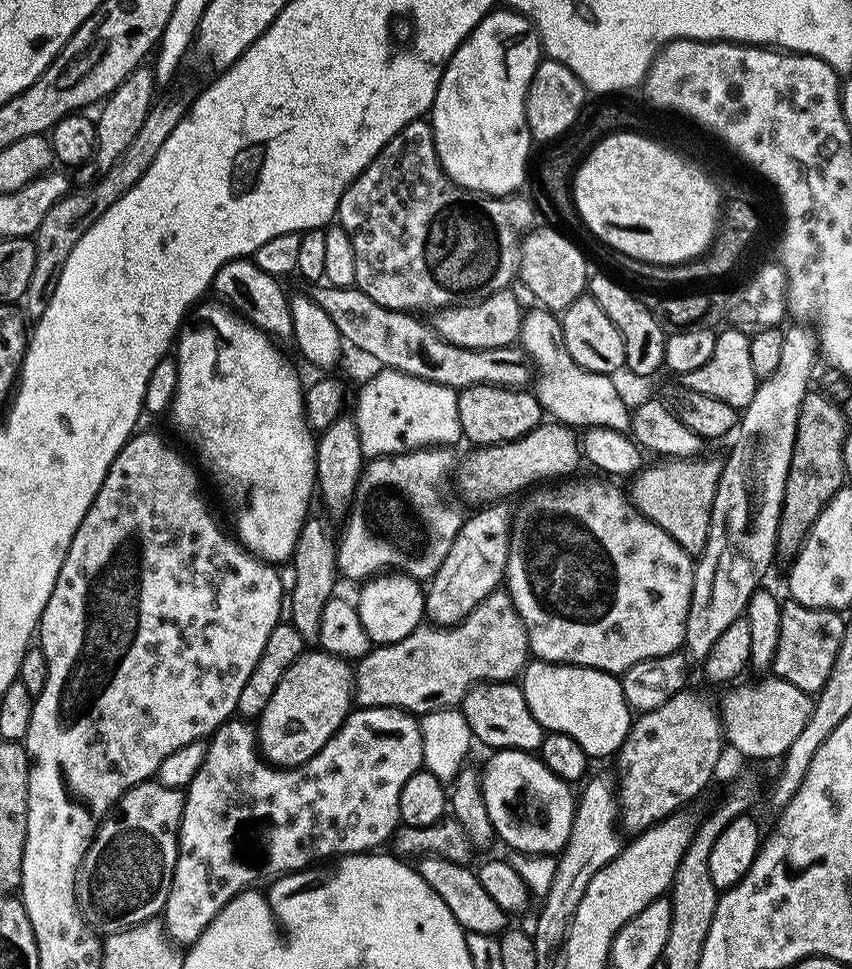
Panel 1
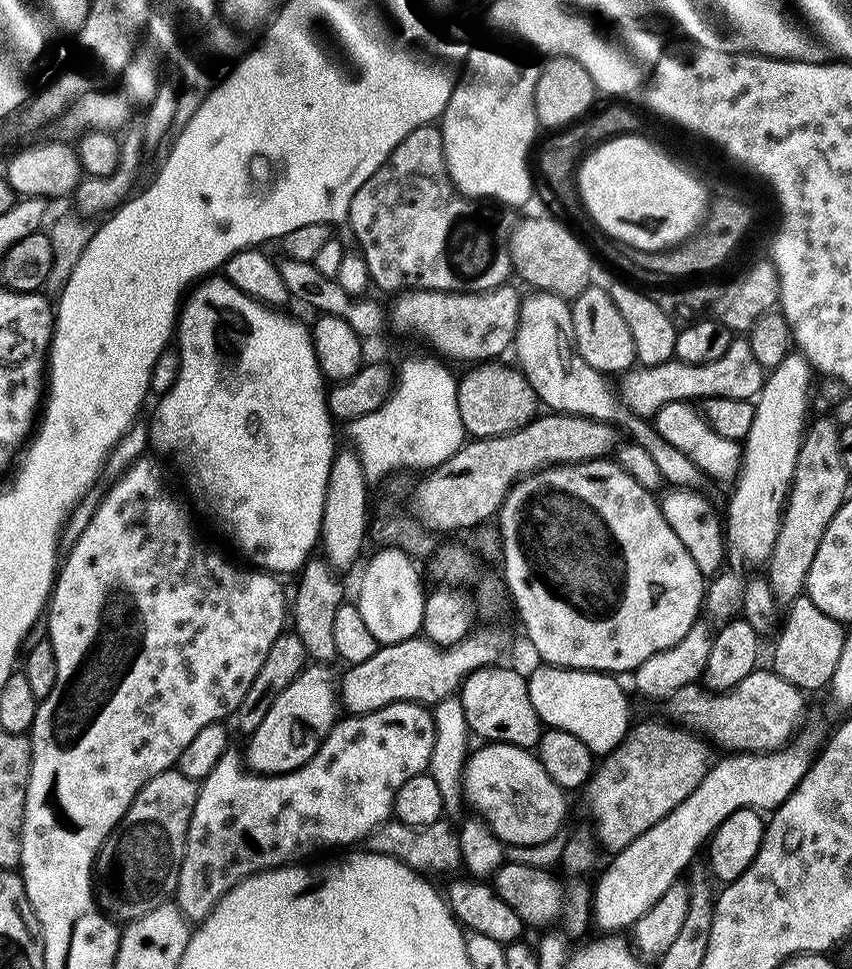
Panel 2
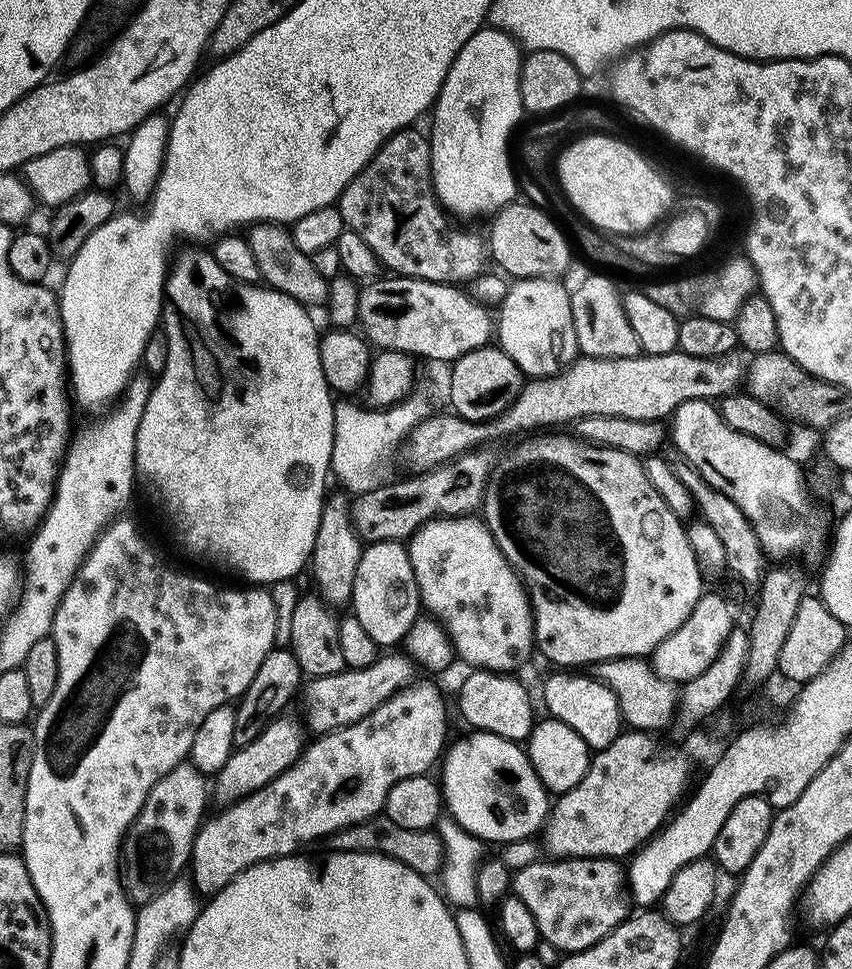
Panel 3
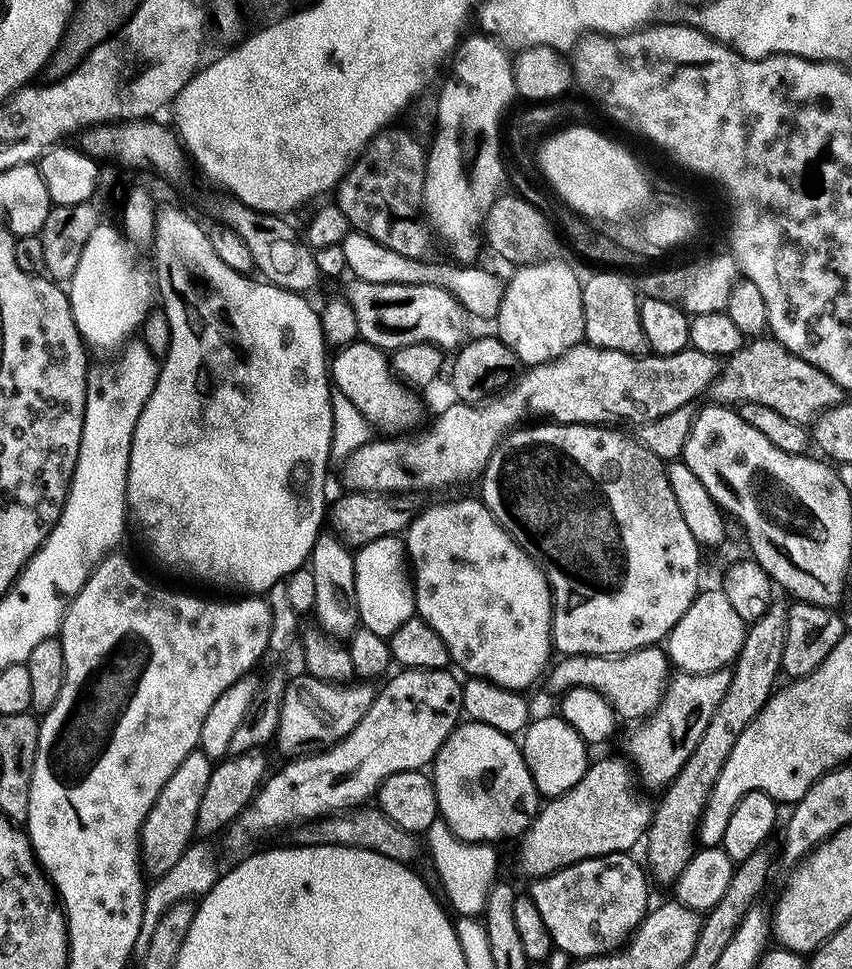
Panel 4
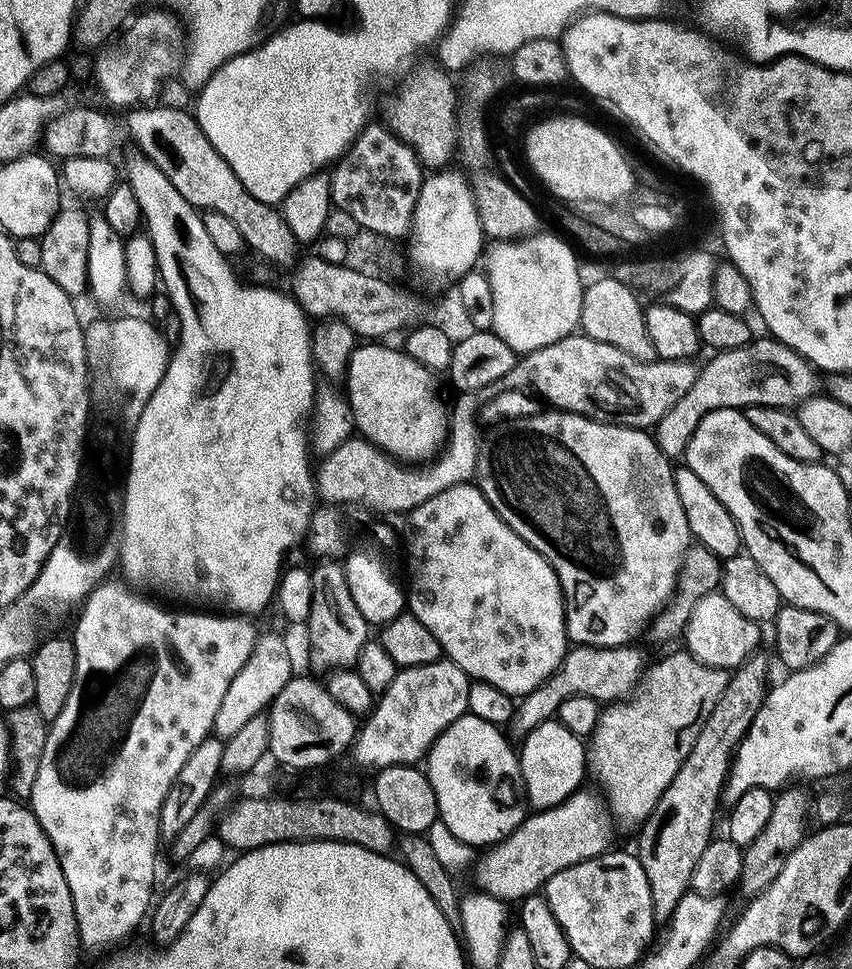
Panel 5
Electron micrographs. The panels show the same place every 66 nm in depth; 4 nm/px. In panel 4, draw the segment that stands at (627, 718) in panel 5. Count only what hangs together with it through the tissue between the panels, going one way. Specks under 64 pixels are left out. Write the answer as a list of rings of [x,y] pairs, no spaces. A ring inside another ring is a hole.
[[[719,668],[706,674],[690,674],[677,671],[669,679],[660,704],[649,716],[635,725],[636,728],[628,736],[624,748],[627,759],[634,765],[635,775],[648,788],[663,789],[682,770],[683,764],[702,738],[703,731],[714,717],[722,696],[726,694],[730,684],[731,671]]]

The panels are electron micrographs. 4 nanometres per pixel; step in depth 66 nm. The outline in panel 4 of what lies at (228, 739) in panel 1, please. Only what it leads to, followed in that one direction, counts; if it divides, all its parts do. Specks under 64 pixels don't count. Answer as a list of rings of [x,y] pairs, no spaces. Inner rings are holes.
[[[409,668],[397,673],[397,676],[389,675],[383,681],[384,689],[381,687],[377,691],[370,710],[366,710],[362,722],[358,722],[358,726],[354,726],[354,730],[346,734],[346,738],[342,738],[325,752],[289,759],[285,763],[288,765],[281,772],[273,771],[265,779],[248,807],[226,829],[230,851],[243,853],[251,849],[252,836],[258,835],[259,832],[276,832],[279,828],[292,830],[297,826],[321,820],[323,816],[334,816],[337,812],[346,812],[351,808],[367,805],[375,797],[382,781],[390,778],[392,774],[419,772],[431,765],[442,742],[446,742],[448,735],[461,723],[464,710],[461,681],[459,679],[456,681],[451,676],[451,671],[442,668],[438,670]]]

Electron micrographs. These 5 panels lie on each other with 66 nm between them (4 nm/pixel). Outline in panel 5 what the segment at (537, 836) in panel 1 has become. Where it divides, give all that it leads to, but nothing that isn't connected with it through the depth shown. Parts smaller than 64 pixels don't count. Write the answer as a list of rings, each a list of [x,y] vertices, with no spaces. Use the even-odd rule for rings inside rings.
[[[465,714],[462,718],[450,722],[450,726],[446,726],[442,734],[438,734],[426,757],[428,781],[430,786],[434,786],[434,798],[438,798],[438,819],[449,827],[455,838],[471,846],[491,846],[505,840],[523,822],[526,815],[526,800],[522,795],[520,778],[520,758],[517,749],[508,745],[509,737],[504,737],[500,732],[503,731],[497,725]]]

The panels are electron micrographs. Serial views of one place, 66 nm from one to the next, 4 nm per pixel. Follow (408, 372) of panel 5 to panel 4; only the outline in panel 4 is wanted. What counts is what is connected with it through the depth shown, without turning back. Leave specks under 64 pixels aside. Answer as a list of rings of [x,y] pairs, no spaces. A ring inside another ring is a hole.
[[[357,338],[335,354],[330,360],[330,380],[335,391],[346,394],[373,429],[381,428],[384,434],[408,434],[421,423],[424,408],[416,397],[419,395],[392,371],[385,349]]]

